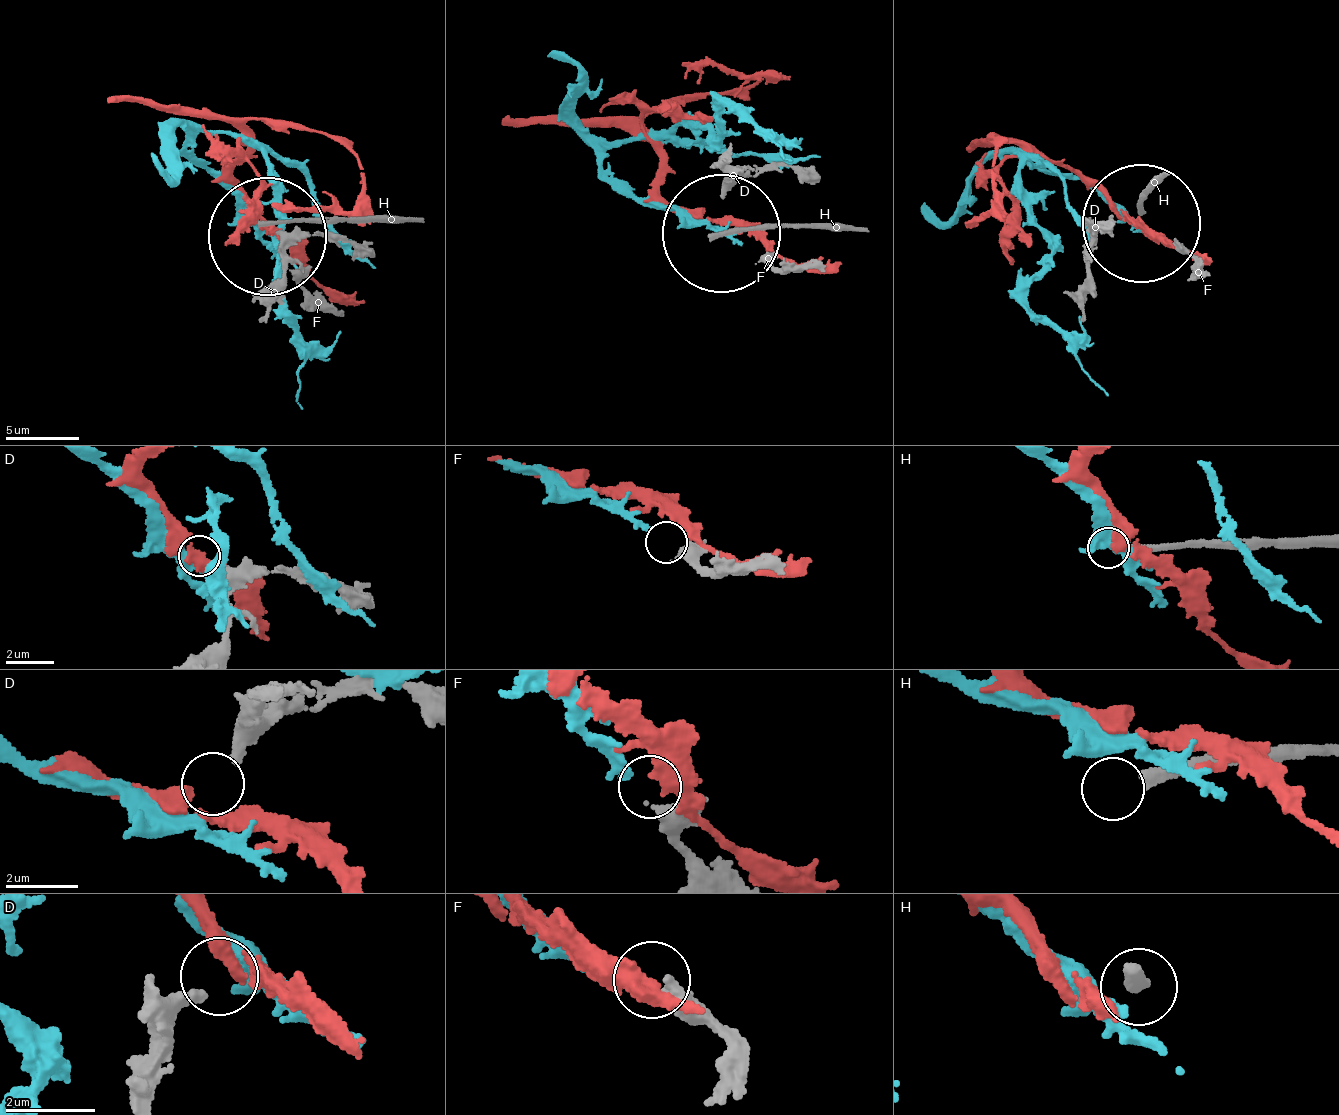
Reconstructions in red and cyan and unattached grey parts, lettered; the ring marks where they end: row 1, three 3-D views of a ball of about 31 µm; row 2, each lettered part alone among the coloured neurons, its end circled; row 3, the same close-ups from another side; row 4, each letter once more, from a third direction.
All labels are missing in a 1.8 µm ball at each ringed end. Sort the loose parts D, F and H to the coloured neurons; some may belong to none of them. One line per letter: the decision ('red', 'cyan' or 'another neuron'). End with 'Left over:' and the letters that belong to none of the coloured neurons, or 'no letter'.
D: red
F: cyan
H: another neuron
Left over: H

